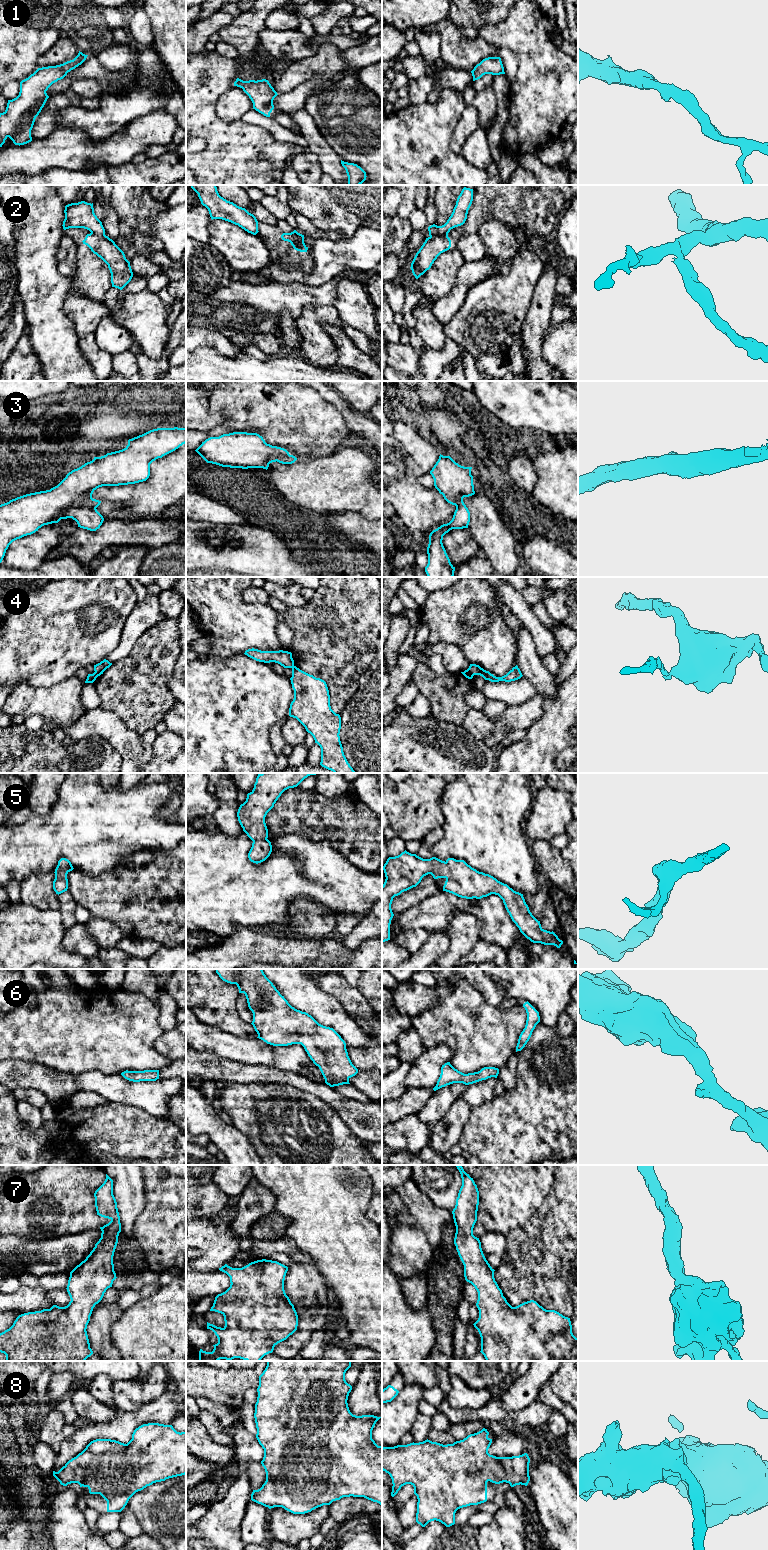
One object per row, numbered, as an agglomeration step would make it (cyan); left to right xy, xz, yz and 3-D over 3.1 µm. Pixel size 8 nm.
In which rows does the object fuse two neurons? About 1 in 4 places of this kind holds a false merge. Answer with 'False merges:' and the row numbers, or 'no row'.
False merges: 2, 4

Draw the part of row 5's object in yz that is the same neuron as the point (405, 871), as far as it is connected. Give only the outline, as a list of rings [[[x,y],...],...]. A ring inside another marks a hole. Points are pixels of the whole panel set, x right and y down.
[[[405,850],[398,856],[389,857],[383,866],[383,870],[386,879],[382,885],[382,942],[390,940],[390,924],[394,916],[391,909],[393,898],[404,891],[416,887],[424,876],[431,874],[434,879],[446,879],[443,891],[452,893],[461,898],[481,899],[491,894],[498,895],[503,900],[505,908],[512,921],[519,928],[520,932],[531,942],[544,945],[554,945],[557,948],[560,948],[563,944],[563,941],[560,940],[553,931],[550,932],[541,927],[540,921],[538,921],[530,912],[523,894],[514,891],[507,884],[498,881],[493,876],[477,871],[464,860],[448,858],[446,861],[442,861],[436,857],[423,859],[416,854],[411,854]]]

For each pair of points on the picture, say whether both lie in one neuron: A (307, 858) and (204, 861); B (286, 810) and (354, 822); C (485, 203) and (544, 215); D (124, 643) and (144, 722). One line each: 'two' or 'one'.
A: one
B: one
C: one
D: two

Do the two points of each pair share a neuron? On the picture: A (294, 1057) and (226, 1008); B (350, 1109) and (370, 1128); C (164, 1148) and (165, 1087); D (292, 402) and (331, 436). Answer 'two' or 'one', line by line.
A: two
B: one
C: two
D: one

